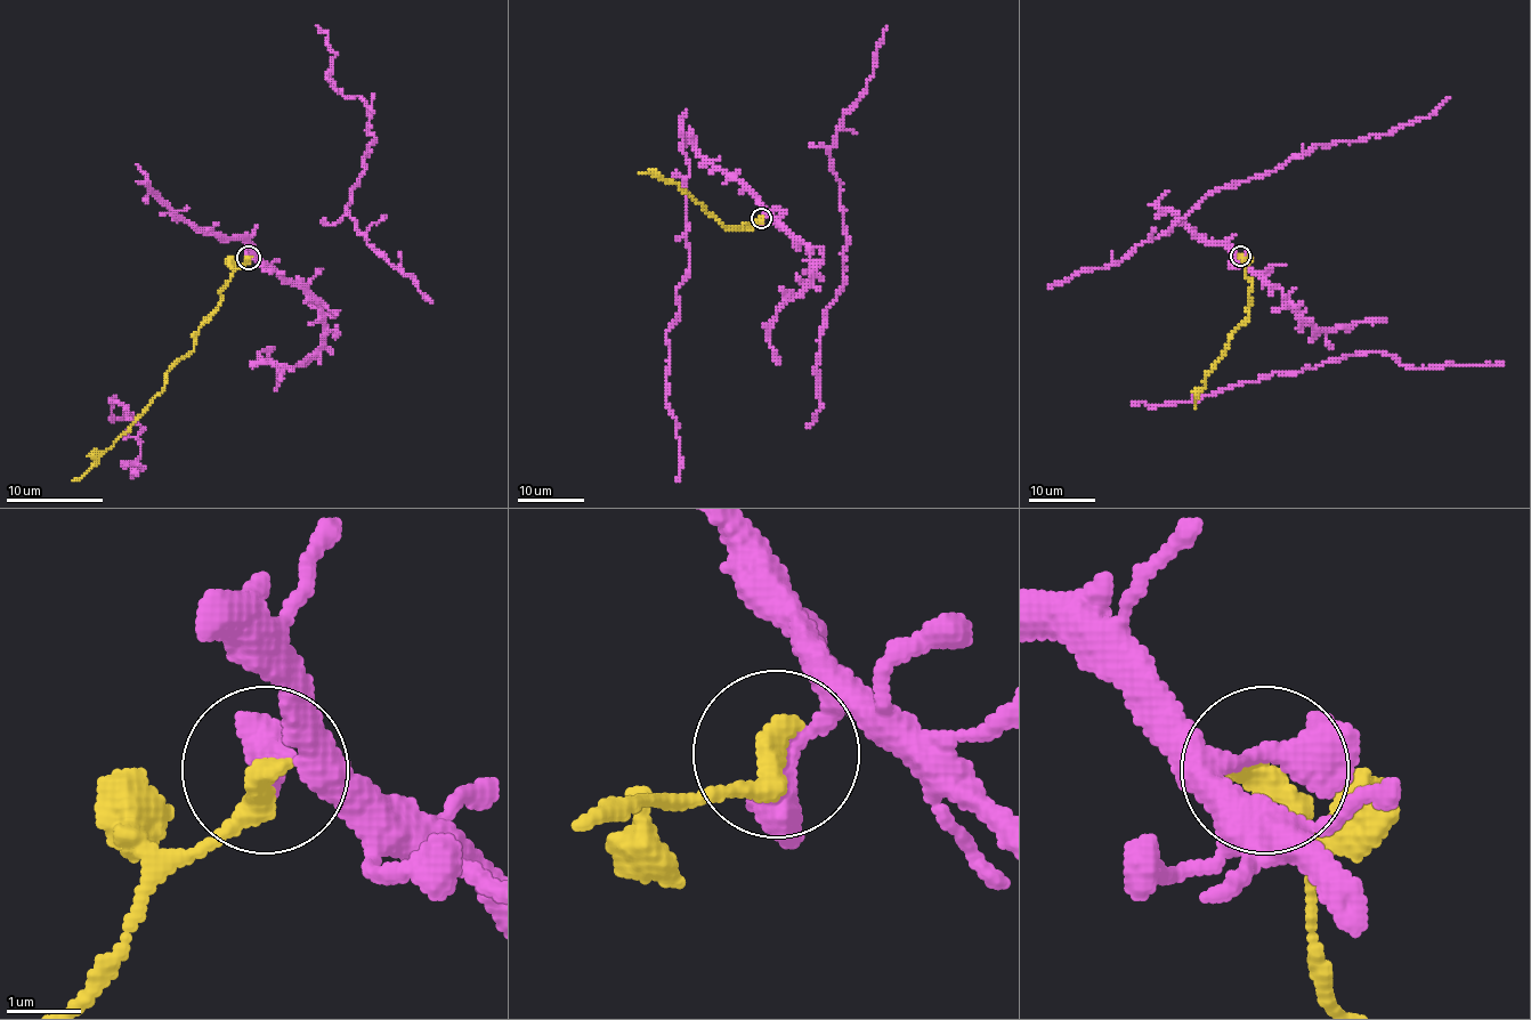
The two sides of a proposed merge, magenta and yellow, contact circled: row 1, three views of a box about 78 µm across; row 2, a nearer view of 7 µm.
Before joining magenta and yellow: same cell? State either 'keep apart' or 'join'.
keep apart

